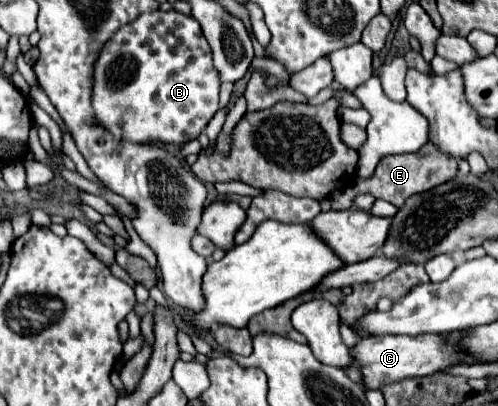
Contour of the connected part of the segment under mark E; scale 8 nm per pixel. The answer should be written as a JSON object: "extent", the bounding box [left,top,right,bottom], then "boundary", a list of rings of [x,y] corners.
{"extent":[330,143,458,209],"boundary":[[[426,143],[420,151],[416,153],[404,153],[404,155],[388,155],[384,157],[374,175],[370,179],[356,179],[354,187],[346,187],[342,191],[334,191],[330,195],[332,201],[332,209],[348,209],[350,203],[354,201],[356,195],[360,193],[372,193],[376,199],[384,199],[396,207],[402,207],[402,203],[414,195],[414,193],[422,193],[428,191],[436,185],[442,185],[446,181],[450,181],[458,171],[458,163],[454,157],[450,155],[442,155],[442,151],[438,151],[438,147],[434,147],[434,143]]]}

